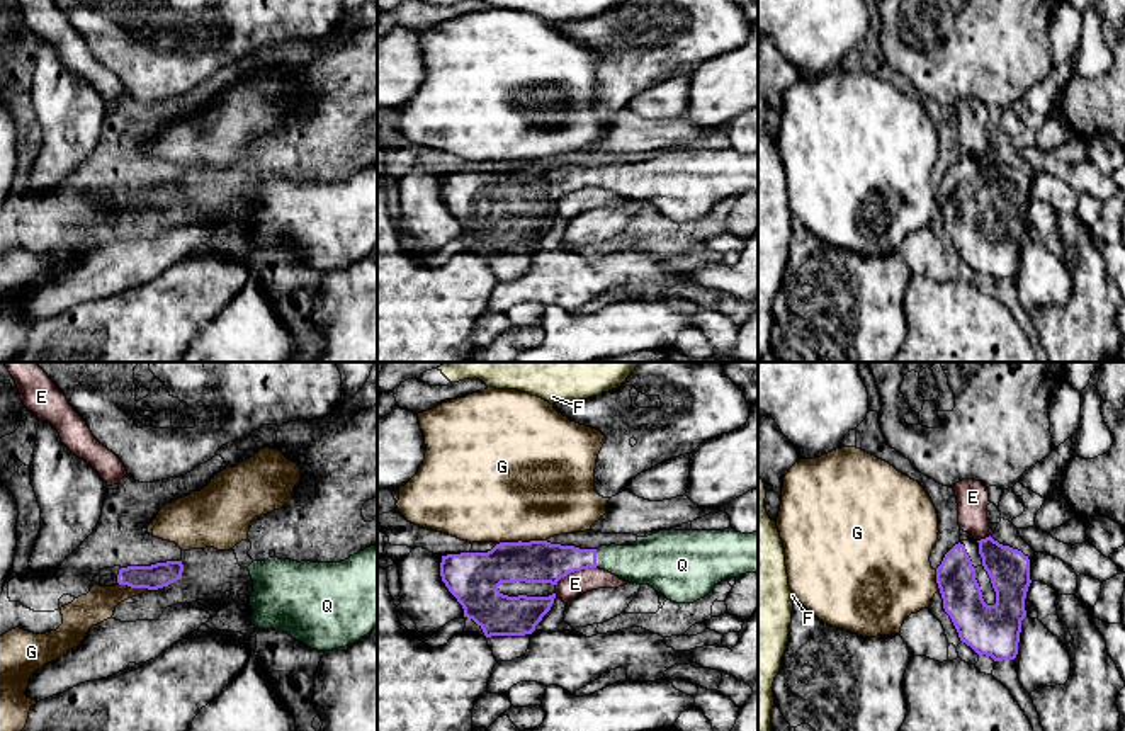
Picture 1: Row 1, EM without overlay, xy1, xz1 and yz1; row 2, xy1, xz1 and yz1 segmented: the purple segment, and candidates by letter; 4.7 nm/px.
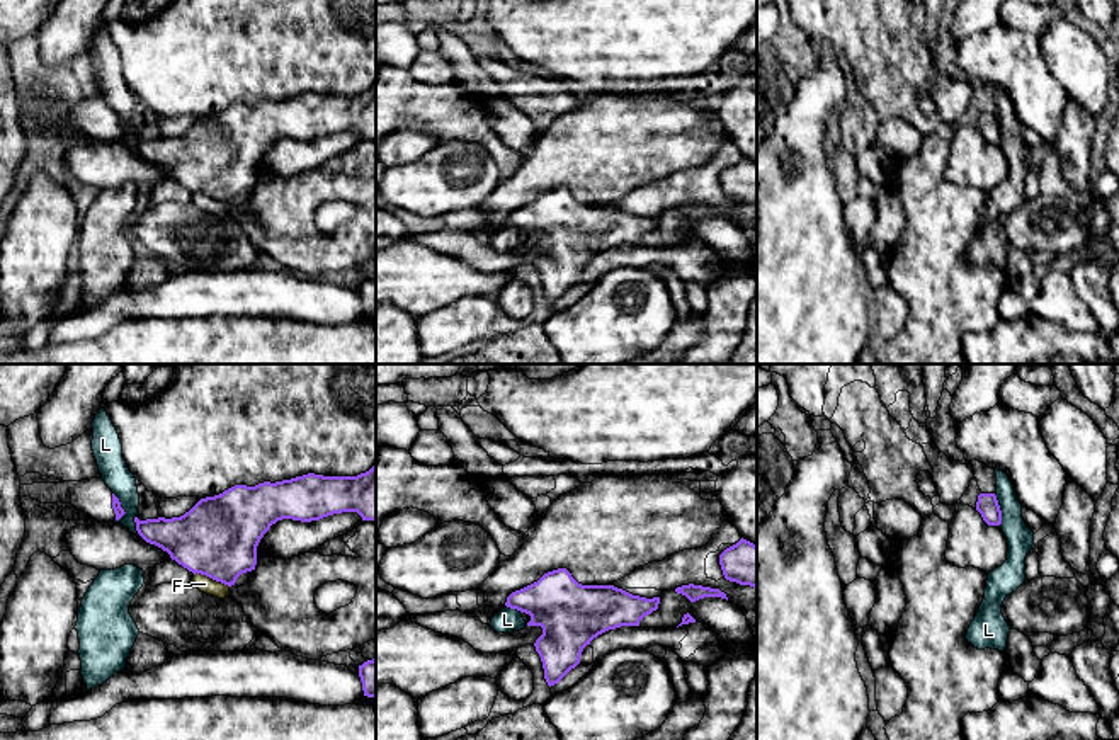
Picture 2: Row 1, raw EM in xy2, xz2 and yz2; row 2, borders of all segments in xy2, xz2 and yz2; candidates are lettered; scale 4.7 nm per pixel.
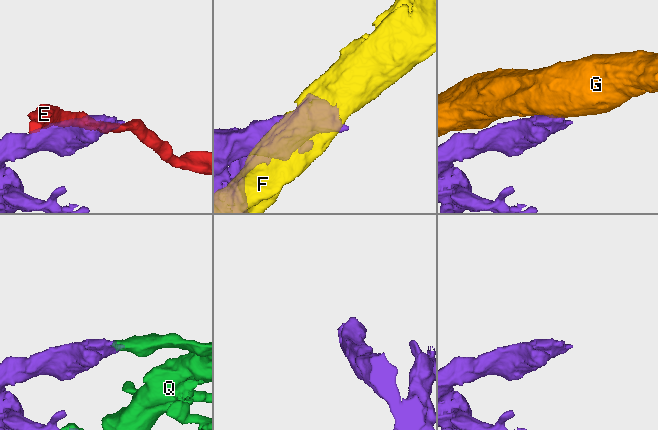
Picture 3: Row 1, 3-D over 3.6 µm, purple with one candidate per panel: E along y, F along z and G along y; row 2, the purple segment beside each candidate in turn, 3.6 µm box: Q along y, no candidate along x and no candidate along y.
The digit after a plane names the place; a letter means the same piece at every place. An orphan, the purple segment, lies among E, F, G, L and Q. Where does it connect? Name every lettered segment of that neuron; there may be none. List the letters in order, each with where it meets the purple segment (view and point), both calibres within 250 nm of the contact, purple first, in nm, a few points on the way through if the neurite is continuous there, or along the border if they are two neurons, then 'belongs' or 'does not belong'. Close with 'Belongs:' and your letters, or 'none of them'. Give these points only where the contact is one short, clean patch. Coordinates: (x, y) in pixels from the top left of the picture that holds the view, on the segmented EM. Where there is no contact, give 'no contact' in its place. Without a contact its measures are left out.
E: meets purple in xz1 at (575, 570); 200 nm thick on the purple side, 110 nm on the other; does not belong
F: meets purple in xy2 at (211, 577); 380 nm thick on the purple side, 80 nm on the other; border along xy2 (194, 574), (204, 574), (228, 587); does not belong
G: meets purple in xz1 at (520, 541); 200 nm thick on the purple side, 500 nm on the other; border along xz1 (544, 539), (502, 541), (498, 544); does not belong
L: meets purple in yz2 at (1000, 511); 100 nm thick on the purple side, 130 nm on the other; border along yz2 (995, 495), (1000, 506), (1000, 524); does not belong
Q: meets purple in xz1 at (595, 558); 190 nm thick on the purple side, 220 nm on the other; runs through xz1 (542, 561), (595, 558), (648, 561); belongs
Belongs: Q

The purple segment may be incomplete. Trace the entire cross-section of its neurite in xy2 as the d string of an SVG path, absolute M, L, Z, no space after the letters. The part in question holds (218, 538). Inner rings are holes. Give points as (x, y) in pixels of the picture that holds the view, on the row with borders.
M376 466L357 476L308 473L255 487L235 485L219 495L201 498L180 517L134 517L134 522L146 543L167 551L179 565L231 587L241 573L255 570L257 546L272 524L282 519L311 522L342 512L357 512L362 521L376 521Z

